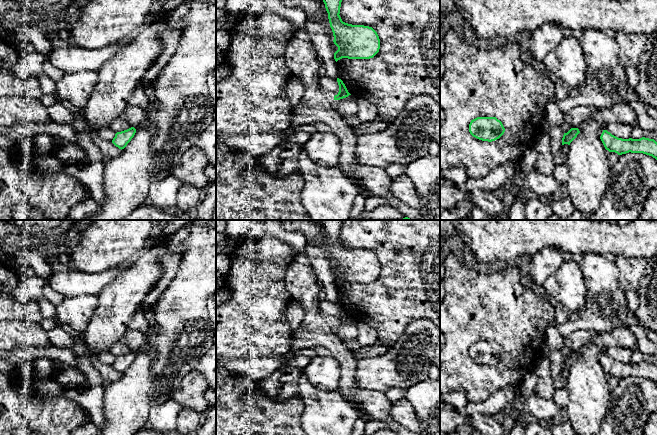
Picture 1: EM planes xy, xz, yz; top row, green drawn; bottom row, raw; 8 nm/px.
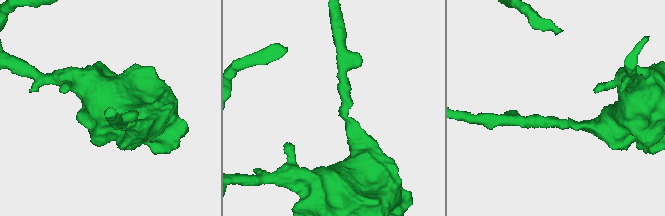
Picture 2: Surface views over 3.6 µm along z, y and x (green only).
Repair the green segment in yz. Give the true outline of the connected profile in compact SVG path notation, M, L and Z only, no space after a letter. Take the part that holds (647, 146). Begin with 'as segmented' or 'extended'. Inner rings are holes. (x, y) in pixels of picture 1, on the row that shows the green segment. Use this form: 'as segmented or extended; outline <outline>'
as segmented; outline M603 130L600 139L606 150L618 155L626 153L643 153L657 160L657 142L654 139L642 137L640 139L622 139Z

